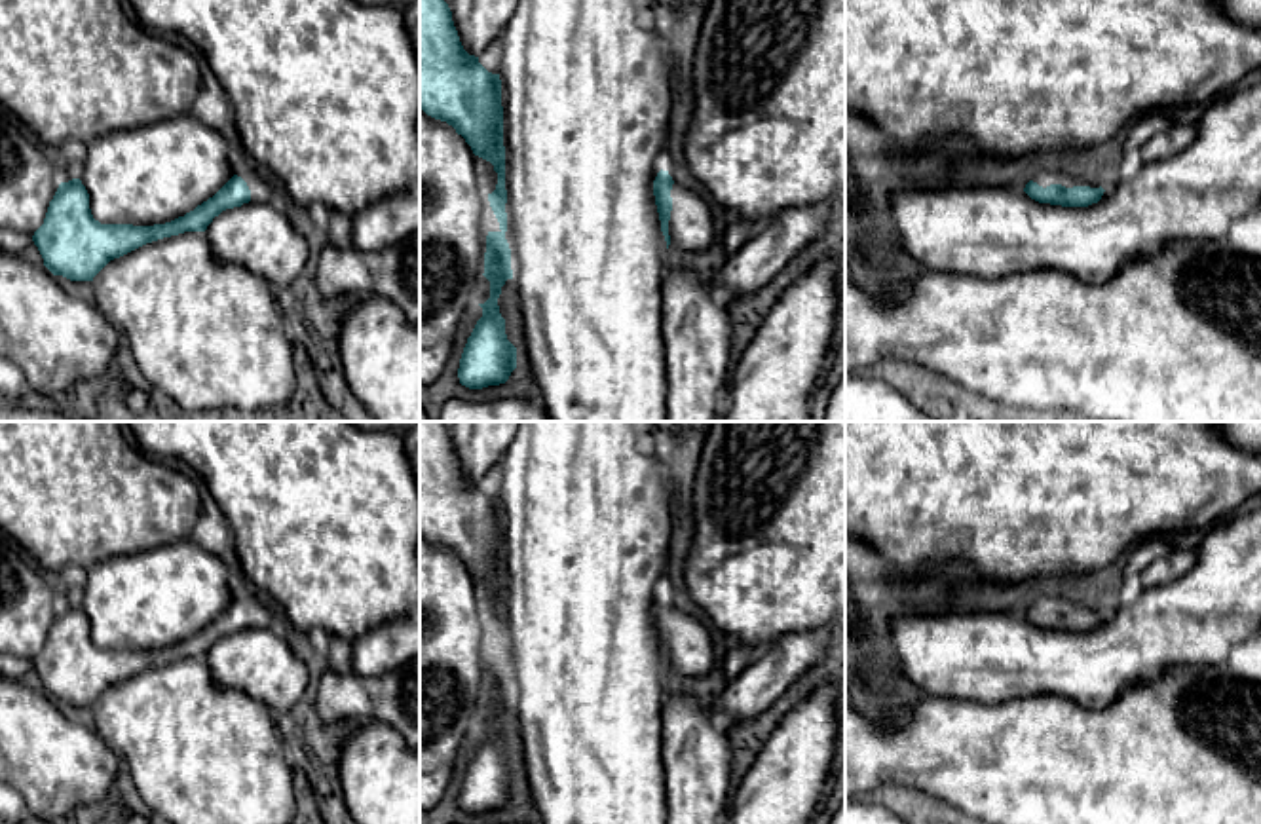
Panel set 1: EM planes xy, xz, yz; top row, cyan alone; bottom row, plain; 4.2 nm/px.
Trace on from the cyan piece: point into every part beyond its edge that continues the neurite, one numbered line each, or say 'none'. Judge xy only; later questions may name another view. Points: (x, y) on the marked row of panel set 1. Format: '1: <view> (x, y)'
1: xy (261, 190)

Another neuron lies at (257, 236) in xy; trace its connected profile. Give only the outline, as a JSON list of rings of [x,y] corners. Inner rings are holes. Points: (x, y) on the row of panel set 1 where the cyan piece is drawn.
[[[249,201],[226,209],[205,235],[220,264],[237,264],[277,292],[294,283],[308,260],[308,243],[272,203]]]

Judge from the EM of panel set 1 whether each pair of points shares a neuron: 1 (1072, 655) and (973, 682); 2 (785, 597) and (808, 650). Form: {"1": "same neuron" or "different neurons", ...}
{"1": "same neuron", "2": "different neurons"}

